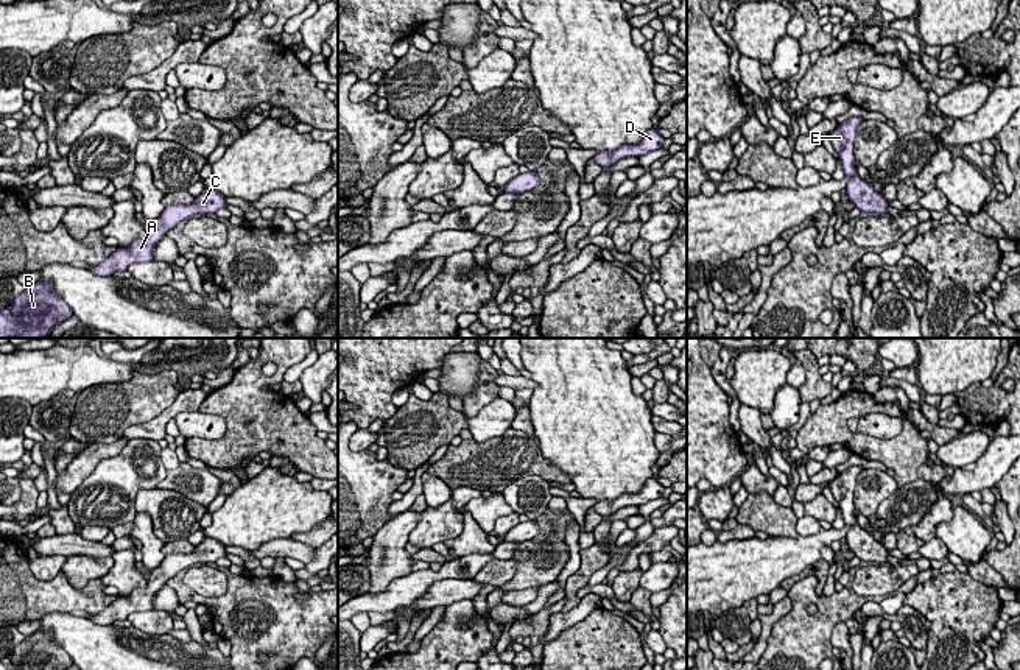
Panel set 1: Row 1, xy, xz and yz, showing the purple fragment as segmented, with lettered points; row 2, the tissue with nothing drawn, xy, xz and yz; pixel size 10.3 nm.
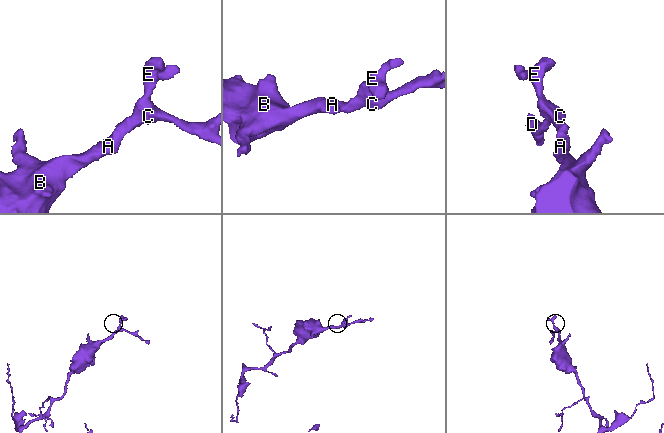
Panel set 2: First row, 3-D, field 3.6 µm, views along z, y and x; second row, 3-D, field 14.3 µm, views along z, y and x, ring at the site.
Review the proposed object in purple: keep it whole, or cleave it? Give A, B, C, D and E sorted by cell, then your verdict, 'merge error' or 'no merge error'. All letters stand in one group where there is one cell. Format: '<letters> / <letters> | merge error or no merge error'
A B C D E | no merge error

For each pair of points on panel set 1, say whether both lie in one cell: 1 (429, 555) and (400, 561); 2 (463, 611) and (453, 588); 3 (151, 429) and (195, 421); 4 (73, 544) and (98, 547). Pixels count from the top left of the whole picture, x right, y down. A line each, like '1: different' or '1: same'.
1: different
2: different
3: different
4: same

